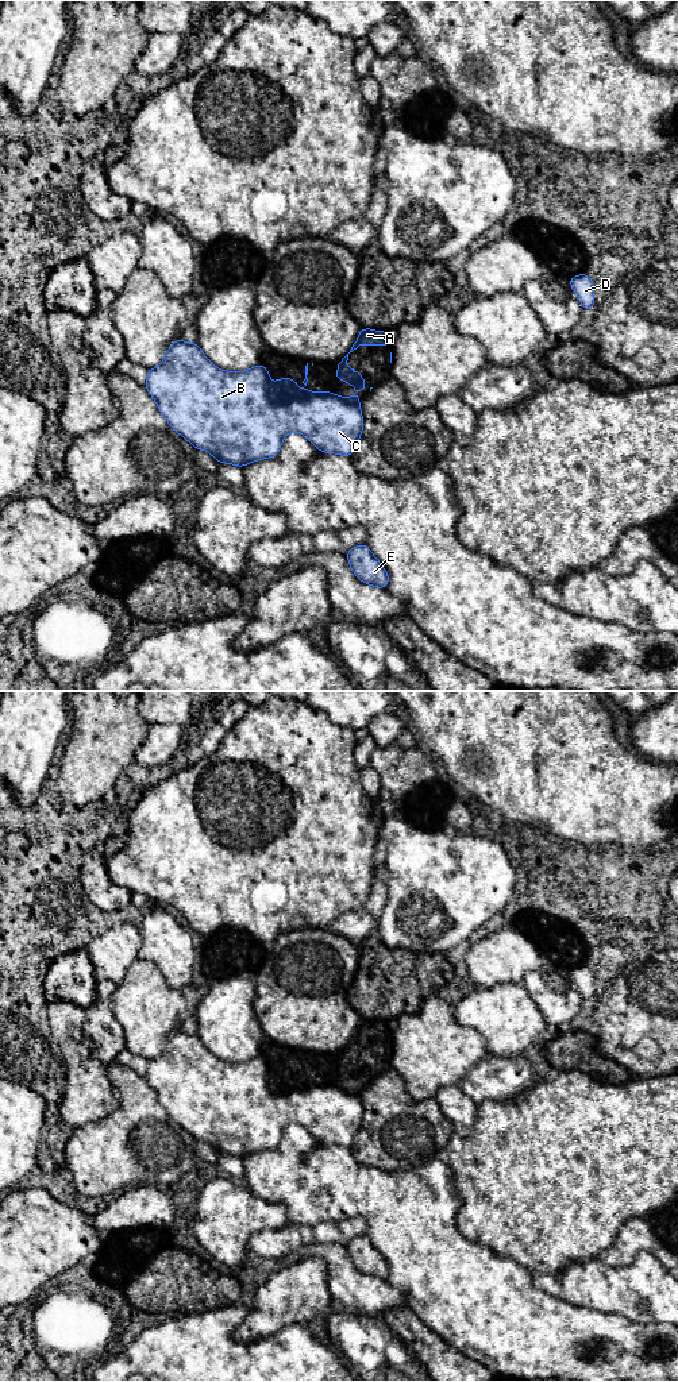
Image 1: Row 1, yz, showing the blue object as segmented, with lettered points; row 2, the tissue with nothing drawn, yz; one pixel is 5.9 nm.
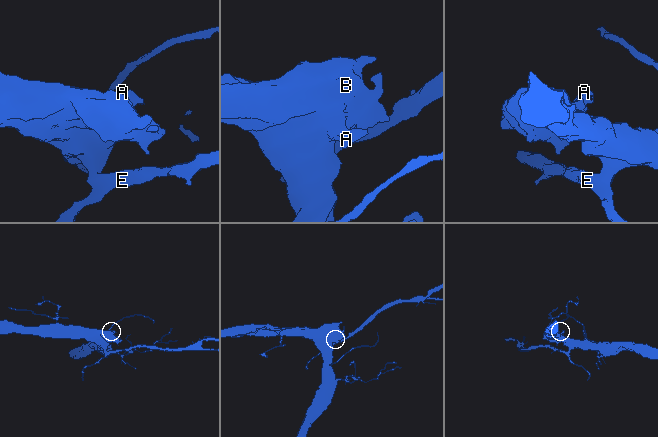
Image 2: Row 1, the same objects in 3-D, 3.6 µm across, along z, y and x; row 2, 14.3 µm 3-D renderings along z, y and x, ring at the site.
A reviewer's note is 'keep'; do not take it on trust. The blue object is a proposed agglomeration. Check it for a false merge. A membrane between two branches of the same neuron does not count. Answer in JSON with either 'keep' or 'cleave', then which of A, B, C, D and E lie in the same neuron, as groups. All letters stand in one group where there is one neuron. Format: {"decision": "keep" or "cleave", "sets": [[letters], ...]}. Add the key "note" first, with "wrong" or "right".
{"note": "wrong", "decision": "cleave", "sets": [["A"], ["B", "C", "D", "E"]]}

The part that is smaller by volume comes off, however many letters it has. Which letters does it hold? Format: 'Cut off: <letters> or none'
Cut off: A

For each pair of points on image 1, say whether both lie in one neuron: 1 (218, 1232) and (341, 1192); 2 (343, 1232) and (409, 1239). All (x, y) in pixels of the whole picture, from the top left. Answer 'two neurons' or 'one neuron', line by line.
1: two neurons
2: two neurons

